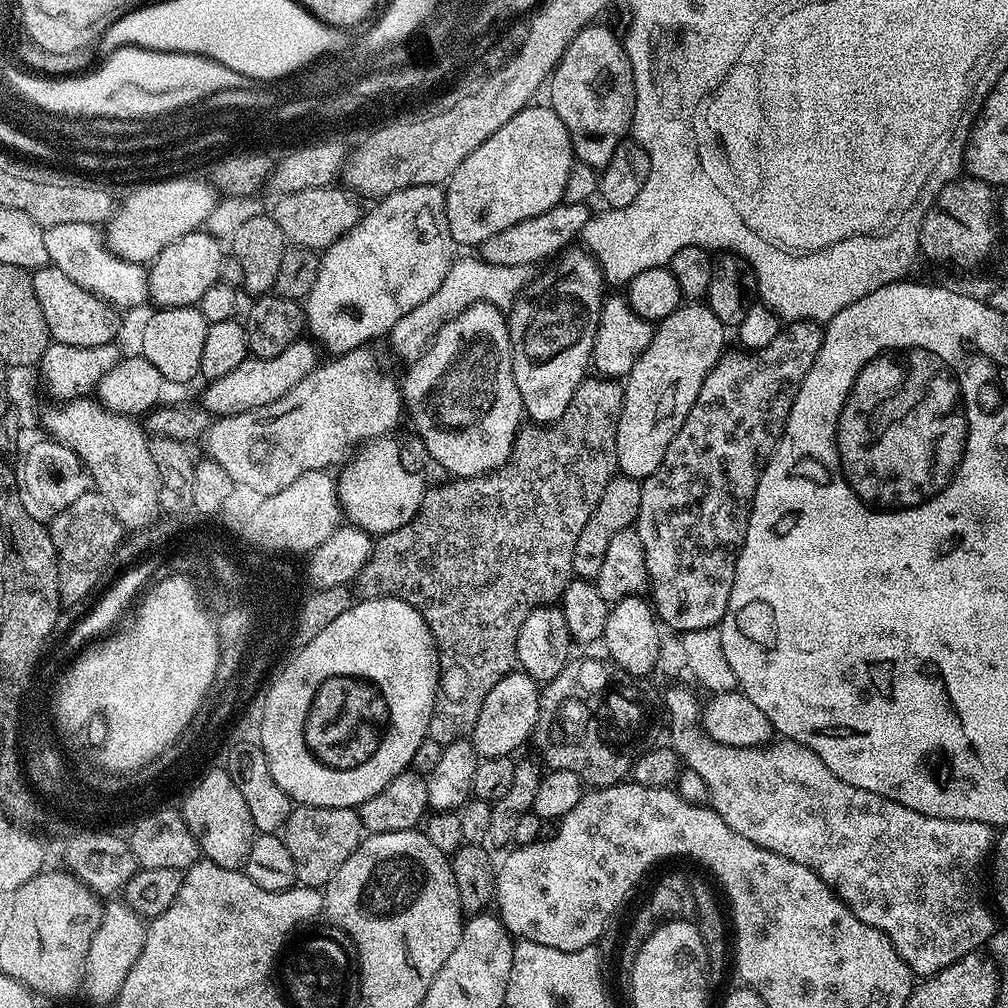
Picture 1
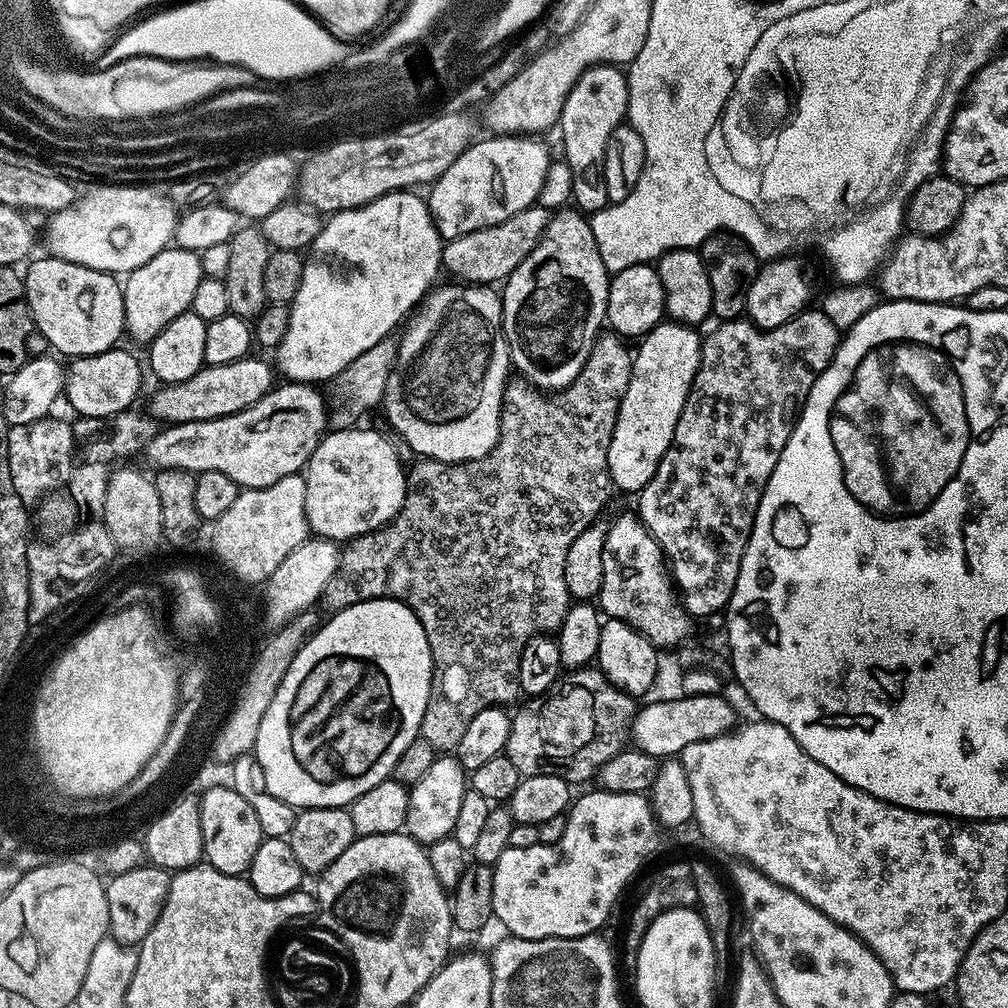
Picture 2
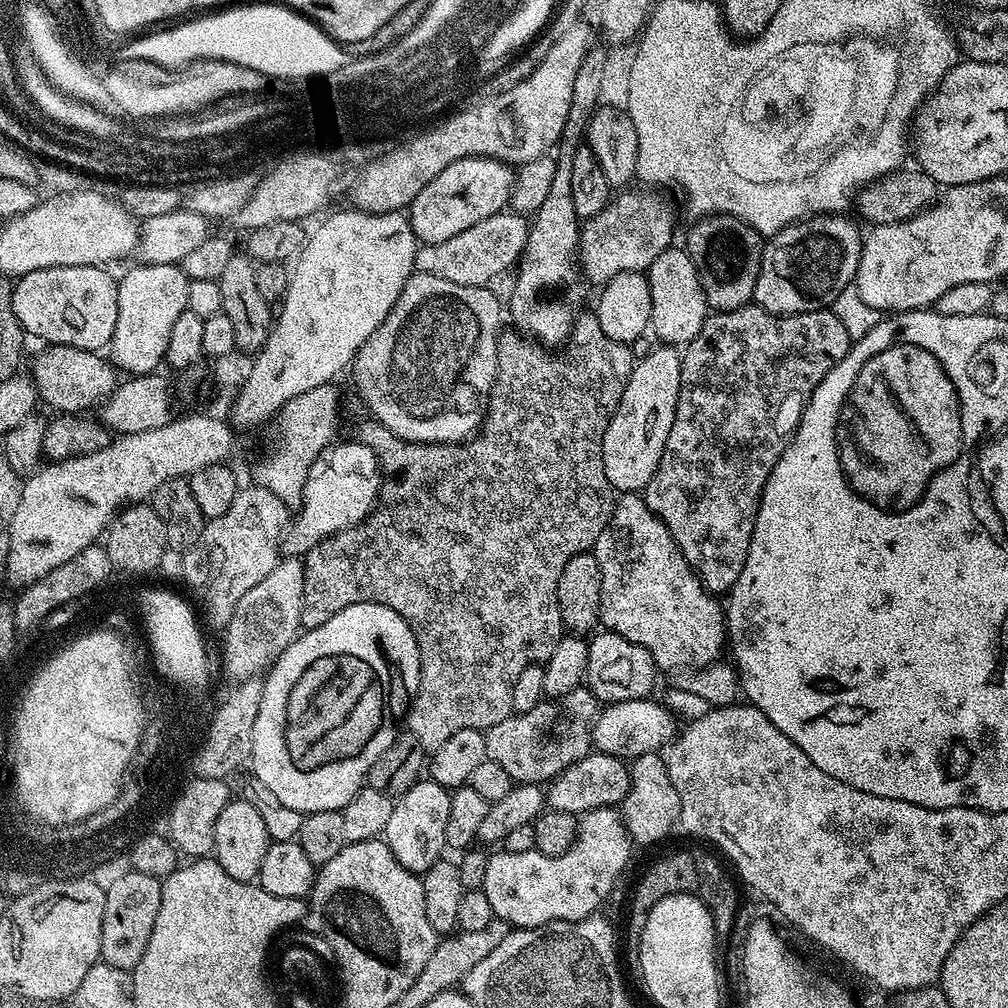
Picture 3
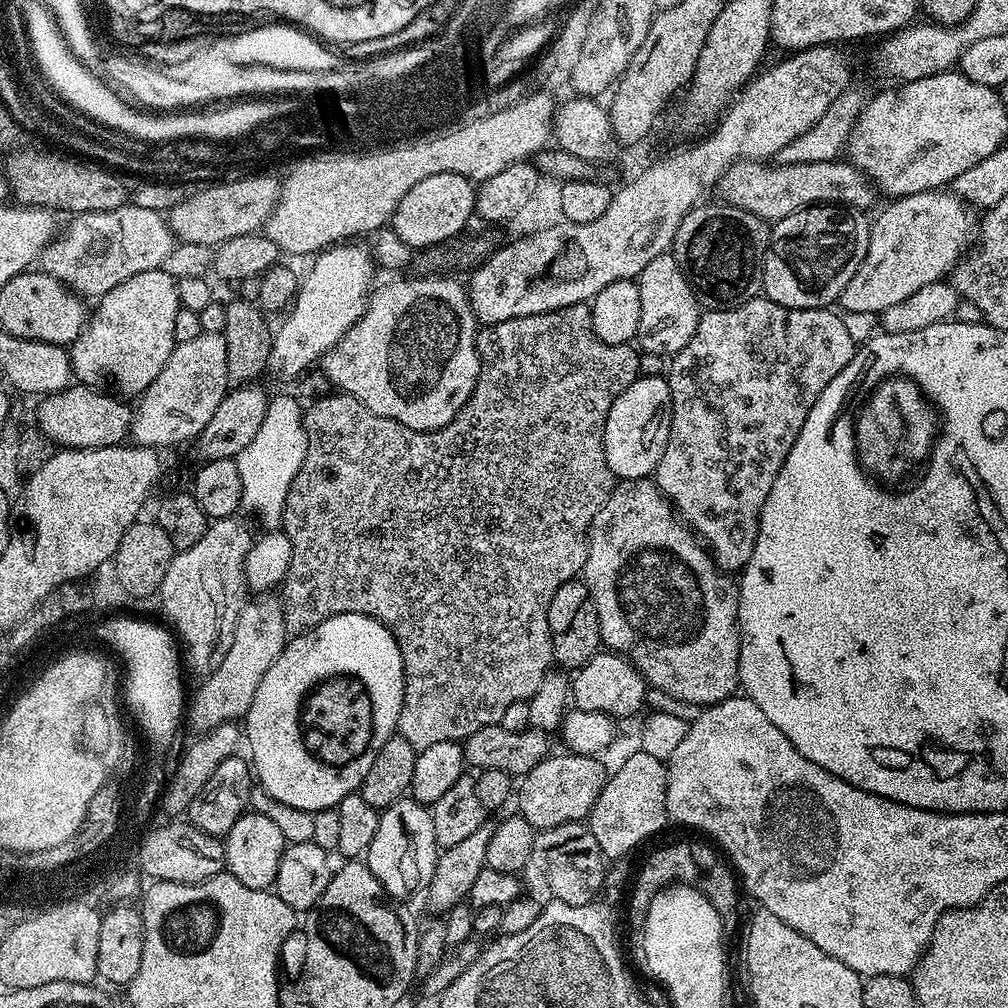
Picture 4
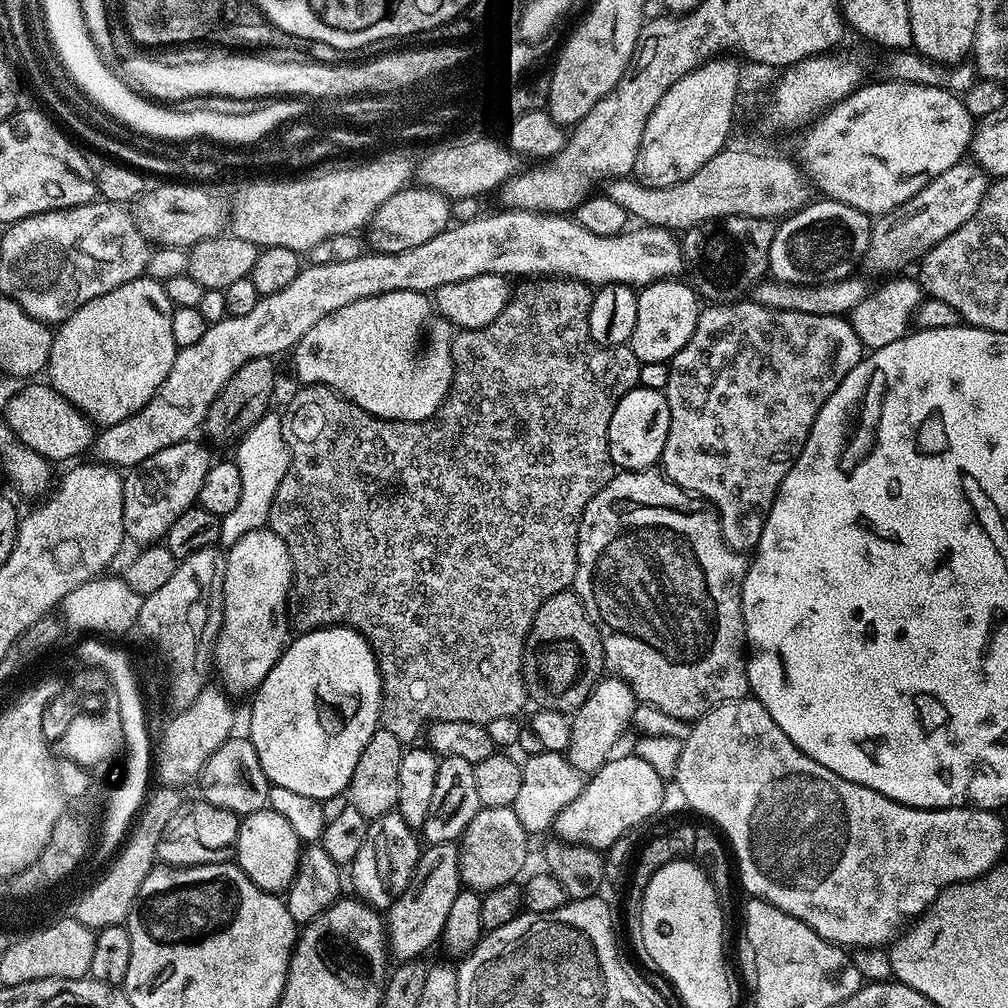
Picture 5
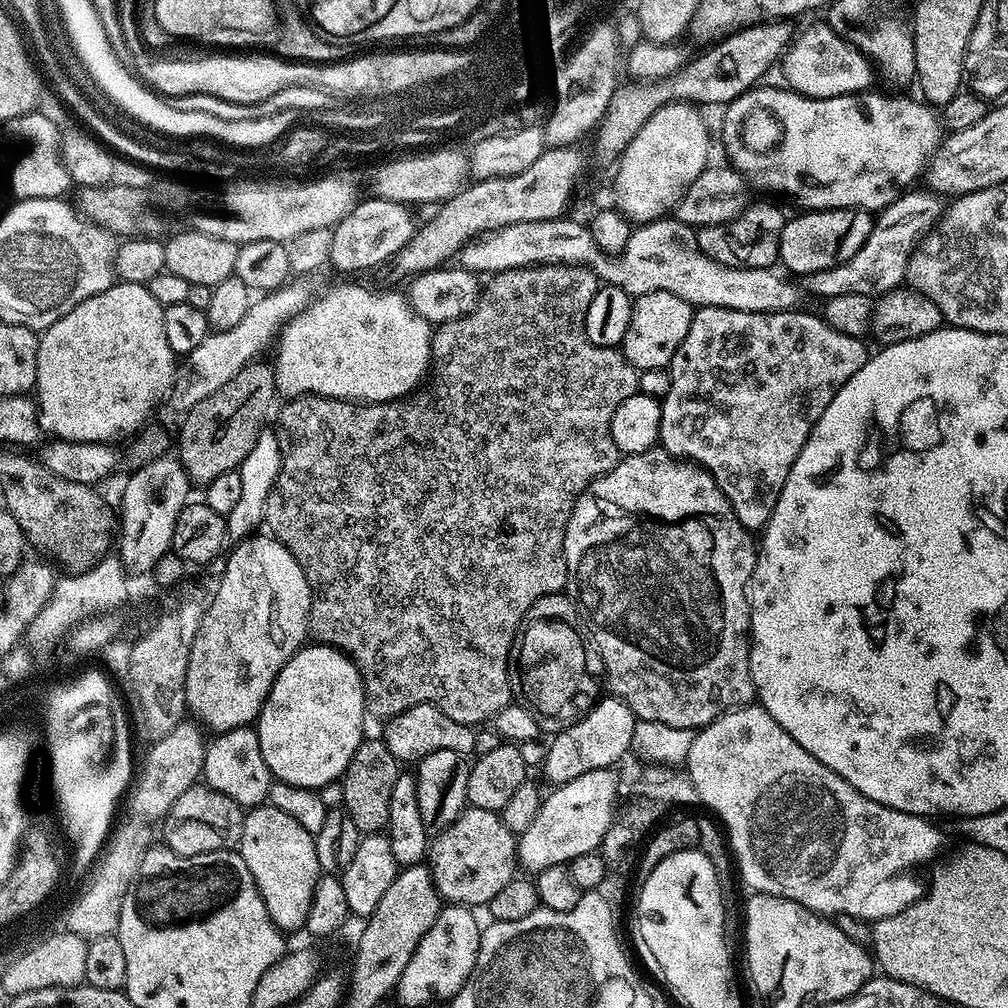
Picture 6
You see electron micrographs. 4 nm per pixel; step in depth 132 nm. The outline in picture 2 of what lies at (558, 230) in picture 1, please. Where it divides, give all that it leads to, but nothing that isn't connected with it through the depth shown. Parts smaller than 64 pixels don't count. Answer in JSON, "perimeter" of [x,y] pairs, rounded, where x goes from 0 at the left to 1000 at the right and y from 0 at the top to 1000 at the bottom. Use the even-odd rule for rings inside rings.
{"perimeter":[[[529,204],[510,212],[510,216],[502,216],[502,220],[494,220],[490,224],[482,224],[466,232],[458,232],[440,242],[439,265],[443,269],[445,266],[450,273],[460,277],[457,279],[468,284],[488,284],[499,280],[540,235],[545,217],[545,207]]]}

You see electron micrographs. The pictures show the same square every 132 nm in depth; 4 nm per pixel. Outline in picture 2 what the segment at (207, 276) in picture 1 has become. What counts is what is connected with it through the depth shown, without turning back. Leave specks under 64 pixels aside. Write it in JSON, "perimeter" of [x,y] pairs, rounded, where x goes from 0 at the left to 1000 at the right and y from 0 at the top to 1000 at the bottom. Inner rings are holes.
{"perimeter":[[[178,244],[163,246],[153,256],[149,256],[149,260],[126,271],[121,282],[126,332],[142,339],[151,338],[165,322],[177,315],[177,312],[189,307],[192,288],[196,288],[196,280],[201,274],[198,251]]]}

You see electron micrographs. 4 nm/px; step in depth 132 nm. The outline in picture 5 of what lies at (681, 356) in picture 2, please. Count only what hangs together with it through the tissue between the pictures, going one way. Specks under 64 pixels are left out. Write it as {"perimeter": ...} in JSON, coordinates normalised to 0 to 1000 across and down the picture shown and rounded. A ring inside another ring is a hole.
{"perimeter":[[[627,385],[616,395],[613,403],[609,403],[609,415],[605,415],[603,441],[608,461],[624,468],[638,468],[648,463],[658,453],[664,427],[665,403],[662,392],[644,385]]]}

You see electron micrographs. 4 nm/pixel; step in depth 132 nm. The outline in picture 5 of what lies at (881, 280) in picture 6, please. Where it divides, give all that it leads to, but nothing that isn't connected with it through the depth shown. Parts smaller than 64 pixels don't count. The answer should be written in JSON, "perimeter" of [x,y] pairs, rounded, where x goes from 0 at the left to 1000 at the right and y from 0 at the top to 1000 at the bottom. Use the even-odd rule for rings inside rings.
{"perimeter":[[[953,161],[942,165],[938,173],[931,173],[907,196],[898,200],[896,208],[878,213],[865,223],[863,259],[869,266],[885,266],[902,253],[916,255],[922,246],[935,236],[946,232],[970,208],[974,196],[980,191],[981,172],[967,161]]]}

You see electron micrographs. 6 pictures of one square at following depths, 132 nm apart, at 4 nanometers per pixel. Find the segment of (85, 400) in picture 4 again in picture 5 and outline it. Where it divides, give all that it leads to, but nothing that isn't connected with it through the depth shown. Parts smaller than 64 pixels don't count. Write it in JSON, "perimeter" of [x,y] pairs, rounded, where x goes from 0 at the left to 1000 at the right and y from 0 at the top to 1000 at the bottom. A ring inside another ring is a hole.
{"perimeter":[[[28,379],[24,386],[21,389],[16,389],[13,391],[12,394],[8,397],[8,402],[5,403],[4,409],[2,409],[3,416],[8,418],[8,424],[12,426],[12,429],[16,433],[16,436],[22,438],[26,442],[30,442],[30,446],[34,446],[39,450],[39,452],[43,452],[45,456],[49,458],[57,458],[56,456],[71,456],[74,457],[76,454],[74,452],[79,452],[82,450],[83,447],[90,445],[92,443],[93,438],[97,432],[97,425],[96,422],[93,420],[90,413],[82,408],[80,405],[75,405],[74,402],[70,400],[64,393],[62,391],[58,391],[55,385],[52,384],[51,380],[43,379],[44,381],[32,381],[36,379]]]}

